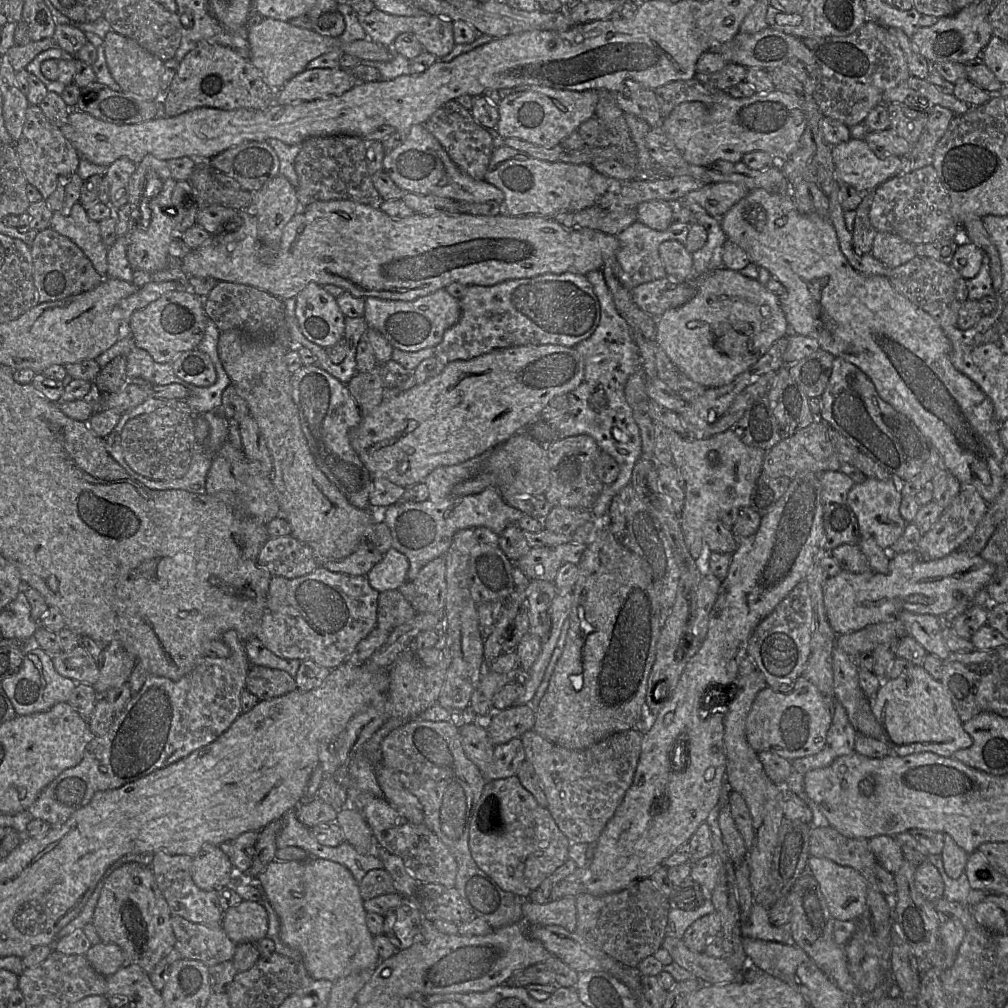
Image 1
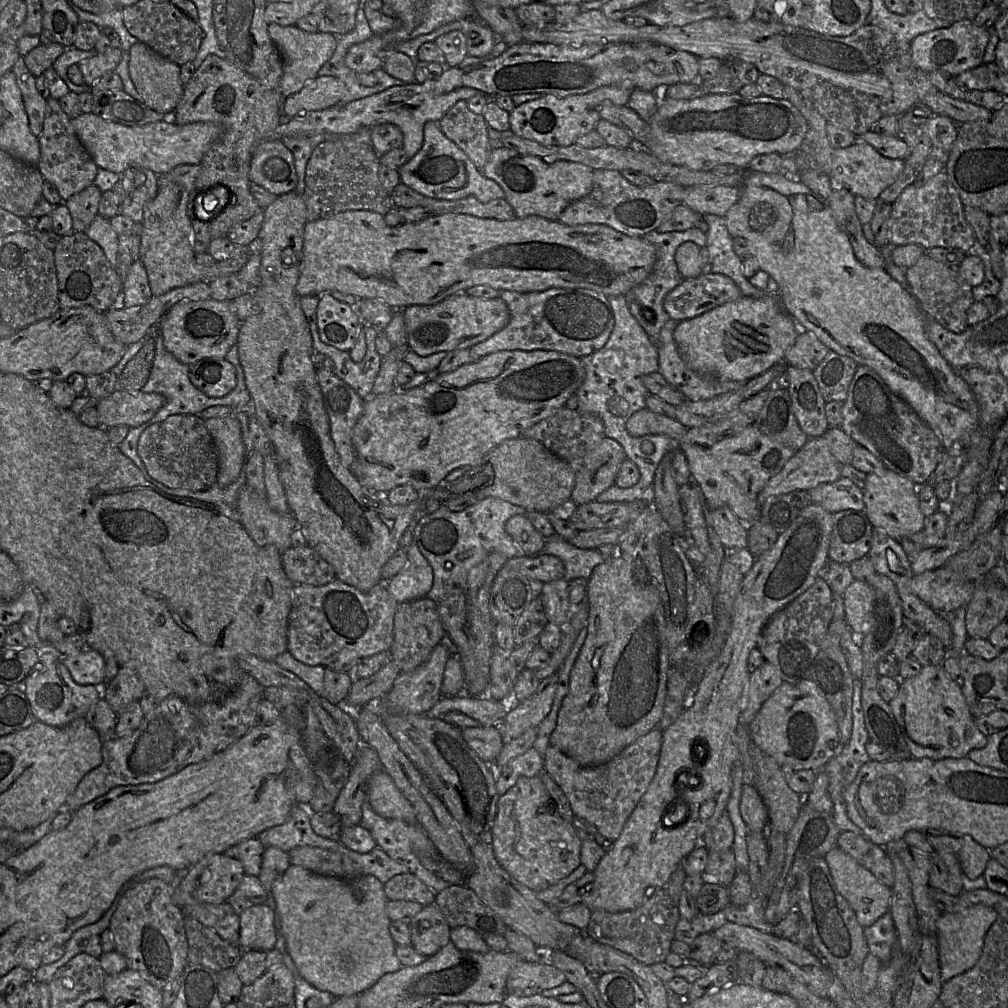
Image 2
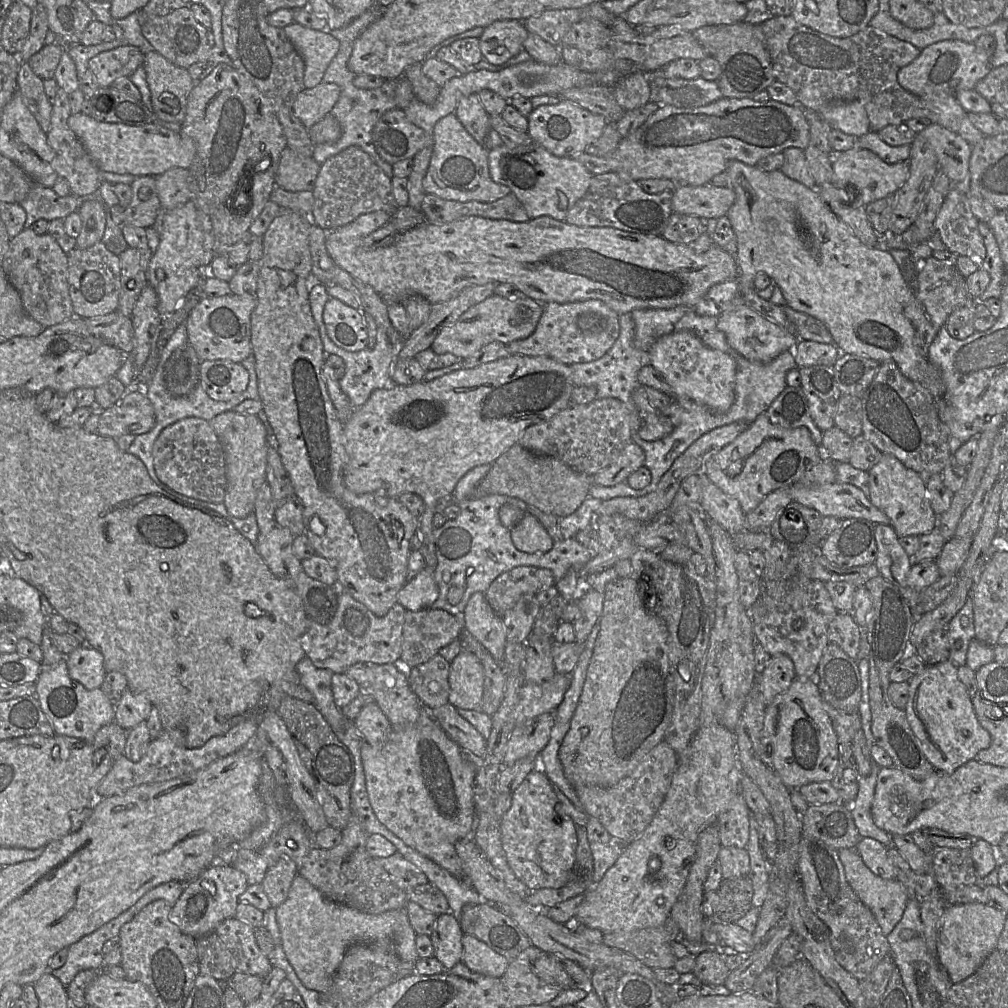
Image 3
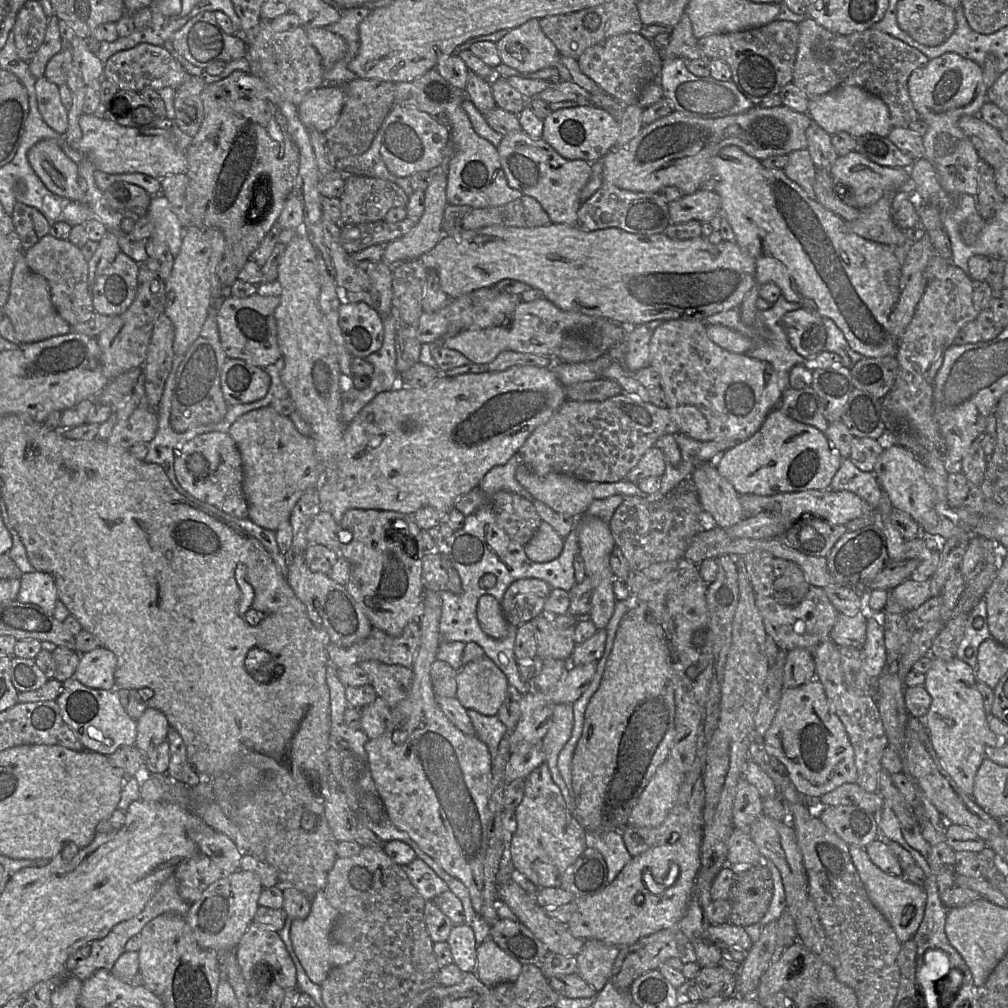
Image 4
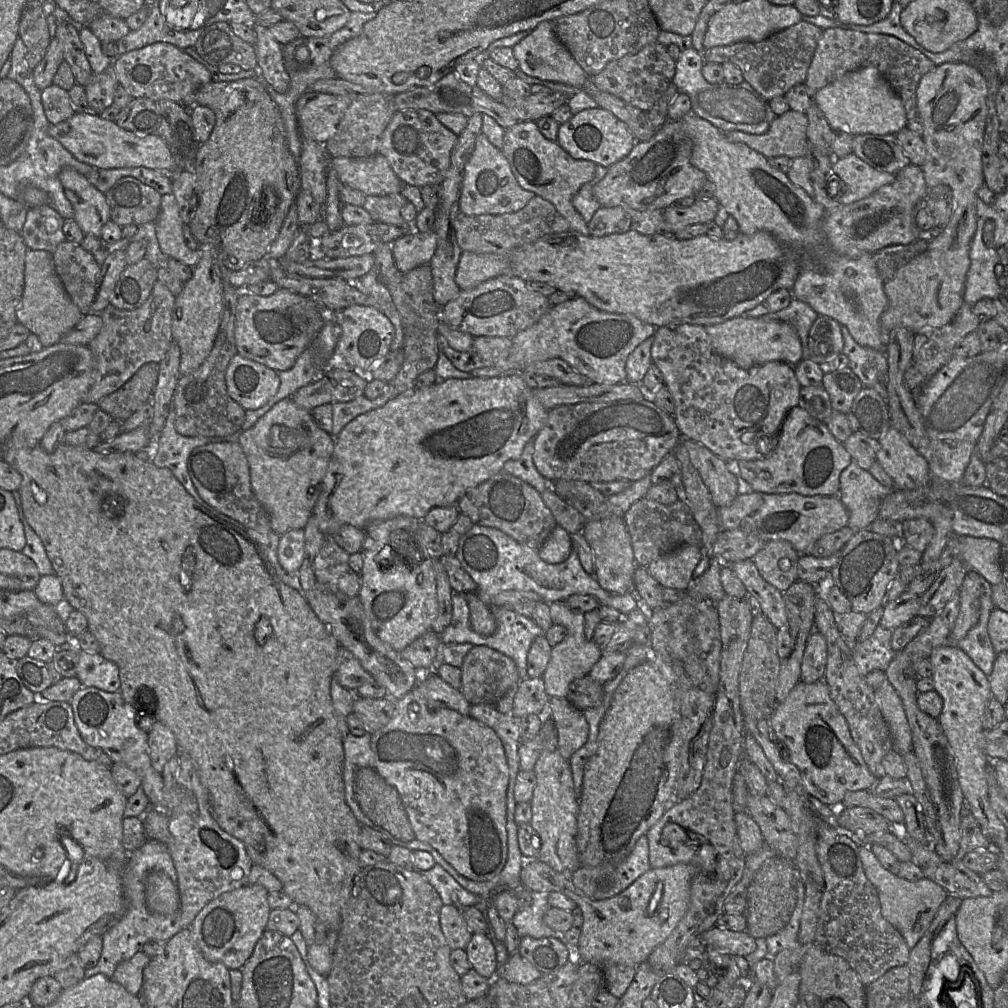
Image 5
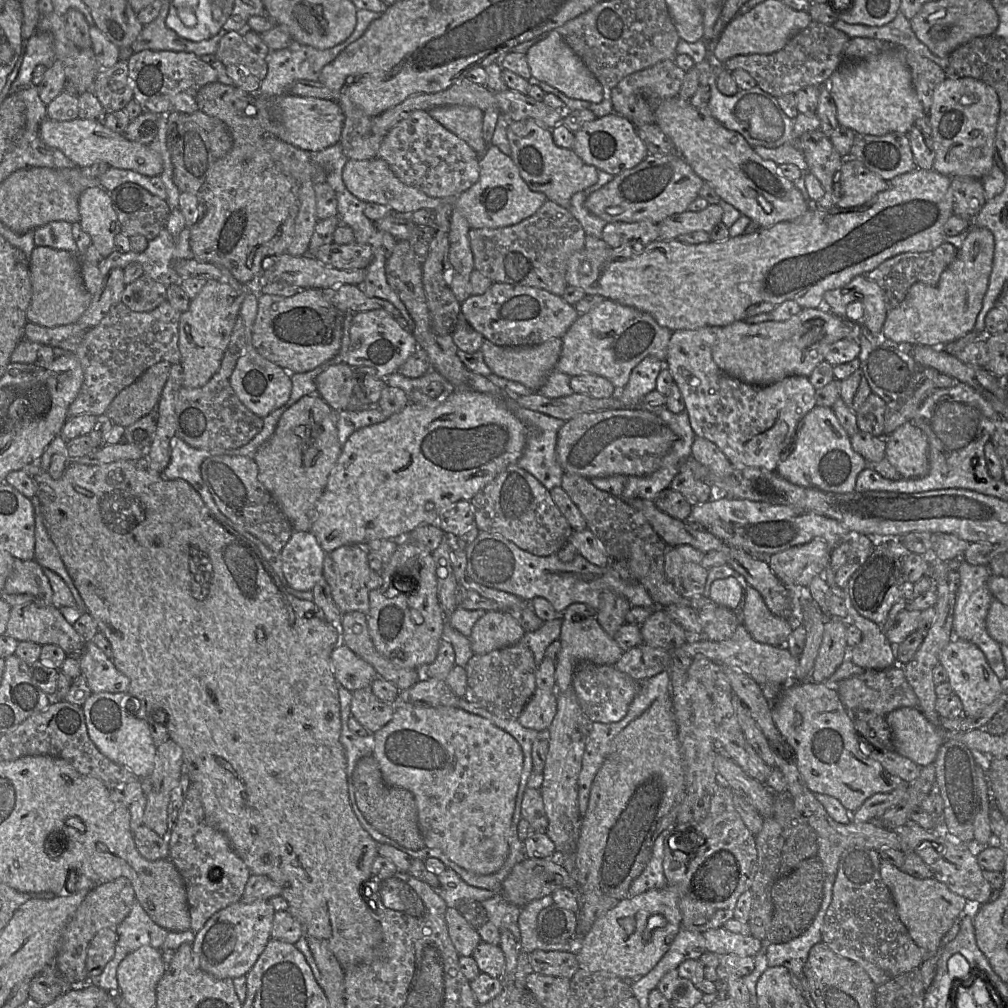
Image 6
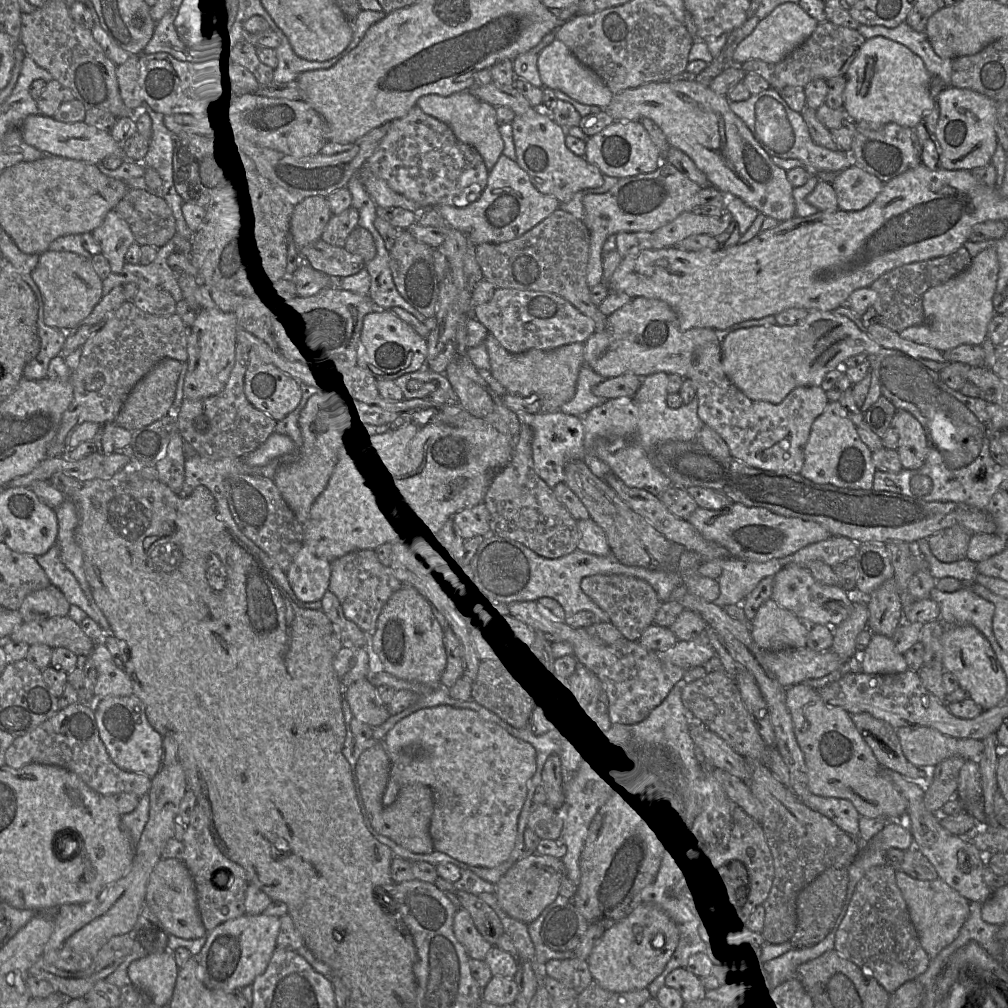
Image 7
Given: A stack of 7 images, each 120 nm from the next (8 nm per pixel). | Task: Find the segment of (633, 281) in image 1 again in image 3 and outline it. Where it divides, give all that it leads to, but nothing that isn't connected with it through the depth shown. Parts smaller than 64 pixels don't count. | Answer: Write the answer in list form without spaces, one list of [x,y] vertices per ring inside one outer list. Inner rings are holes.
[[[677,306],[670,309],[636,309],[631,312],[635,323],[634,345],[648,351],[661,336],[671,333],[675,323],[691,308]]]

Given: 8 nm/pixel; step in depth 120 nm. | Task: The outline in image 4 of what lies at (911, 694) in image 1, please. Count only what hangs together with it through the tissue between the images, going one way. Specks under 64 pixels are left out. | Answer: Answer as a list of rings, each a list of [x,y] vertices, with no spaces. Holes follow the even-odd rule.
[[[956,657],[931,658],[930,668],[924,675],[923,687],[931,696],[932,702],[921,720],[928,733],[930,744],[939,765],[950,779],[966,795],[972,796],[976,773],[986,759],[986,749],[1002,745],[1002,741],[989,729],[982,697],[976,687],[975,672]]]

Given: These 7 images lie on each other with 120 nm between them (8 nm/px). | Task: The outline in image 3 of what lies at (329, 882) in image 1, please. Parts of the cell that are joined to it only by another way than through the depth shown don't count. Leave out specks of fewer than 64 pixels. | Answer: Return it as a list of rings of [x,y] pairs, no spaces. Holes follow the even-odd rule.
[[[298,874],[286,900],[276,908],[285,954],[302,983],[319,993],[326,992],[343,957],[355,943],[391,940],[403,962],[415,963],[419,958],[415,948],[416,932],[411,927],[405,909],[368,914],[326,898],[308,879]]]

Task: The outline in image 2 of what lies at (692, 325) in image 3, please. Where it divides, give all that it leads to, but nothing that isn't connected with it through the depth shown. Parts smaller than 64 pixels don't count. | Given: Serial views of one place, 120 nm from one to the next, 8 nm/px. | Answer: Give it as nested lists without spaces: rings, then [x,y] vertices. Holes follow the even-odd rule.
[[[669,319],[662,327],[661,345],[658,347],[658,372],[675,388],[684,383],[686,371],[686,365],[673,339],[673,331],[677,323],[677,321]]]

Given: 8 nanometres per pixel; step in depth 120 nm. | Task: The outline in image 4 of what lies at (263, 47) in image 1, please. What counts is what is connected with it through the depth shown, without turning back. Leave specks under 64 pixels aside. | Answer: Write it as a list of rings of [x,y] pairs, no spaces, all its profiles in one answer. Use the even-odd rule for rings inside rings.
[[[305,28],[305,32],[309,42],[321,56],[324,74],[345,53],[345,42],[342,37],[324,28]]]

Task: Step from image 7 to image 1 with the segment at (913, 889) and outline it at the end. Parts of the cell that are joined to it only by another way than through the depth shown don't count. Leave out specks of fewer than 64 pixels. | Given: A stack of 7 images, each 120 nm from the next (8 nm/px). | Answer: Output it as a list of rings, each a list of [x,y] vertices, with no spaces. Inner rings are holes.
[[[811,856],[808,867],[835,919],[855,921],[867,914],[867,882],[861,873],[821,857]]]

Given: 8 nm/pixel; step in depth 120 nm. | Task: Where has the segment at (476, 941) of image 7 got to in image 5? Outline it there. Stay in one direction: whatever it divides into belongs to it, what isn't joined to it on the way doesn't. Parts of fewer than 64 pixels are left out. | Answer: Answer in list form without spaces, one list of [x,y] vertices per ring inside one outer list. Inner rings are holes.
[[[443,905],[440,909],[440,927],[451,950],[464,950],[472,934],[461,911],[453,905]]]

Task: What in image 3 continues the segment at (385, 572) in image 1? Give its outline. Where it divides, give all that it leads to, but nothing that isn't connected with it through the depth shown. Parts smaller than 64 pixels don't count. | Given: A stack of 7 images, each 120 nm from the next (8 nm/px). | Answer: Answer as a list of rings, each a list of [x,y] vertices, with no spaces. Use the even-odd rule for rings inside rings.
[[[426,566],[399,590],[397,601],[405,610],[419,611],[431,608],[438,593],[433,569]]]

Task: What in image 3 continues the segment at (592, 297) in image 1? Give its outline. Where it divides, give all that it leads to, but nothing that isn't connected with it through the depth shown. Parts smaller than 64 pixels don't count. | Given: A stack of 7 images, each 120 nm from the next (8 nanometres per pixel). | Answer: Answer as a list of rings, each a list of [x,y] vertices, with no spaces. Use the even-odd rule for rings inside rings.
[[[585,300],[581,302],[556,303],[548,302],[543,306],[543,313],[535,331],[527,338],[513,341],[506,345],[512,354],[524,356],[546,356],[566,365],[588,363],[604,356],[613,346],[619,336],[619,315],[600,300]]]

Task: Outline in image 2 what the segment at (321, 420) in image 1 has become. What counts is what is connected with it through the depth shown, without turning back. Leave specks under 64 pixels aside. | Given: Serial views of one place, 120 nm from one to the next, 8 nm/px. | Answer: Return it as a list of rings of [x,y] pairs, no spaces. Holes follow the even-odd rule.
[[[325,367],[316,369],[316,377],[329,417],[330,435],[335,449],[342,464],[351,469],[355,459],[351,433],[362,413],[364,399]]]

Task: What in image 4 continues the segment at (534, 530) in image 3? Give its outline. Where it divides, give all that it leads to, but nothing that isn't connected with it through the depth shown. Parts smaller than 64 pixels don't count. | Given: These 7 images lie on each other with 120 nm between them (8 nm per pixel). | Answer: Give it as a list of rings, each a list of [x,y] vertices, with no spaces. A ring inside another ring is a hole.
[[[542,522],[530,541],[524,545],[529,559],[538,563],[545,563],[556,559],[562,552],[564,538],[546,522]]]

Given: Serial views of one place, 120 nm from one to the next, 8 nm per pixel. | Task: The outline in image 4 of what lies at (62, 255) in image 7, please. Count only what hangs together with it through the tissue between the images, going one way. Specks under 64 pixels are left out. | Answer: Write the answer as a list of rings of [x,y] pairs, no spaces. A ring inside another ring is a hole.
[[[24,251],[18,255],[13,269],[10,294],[4,306],[4,315],[10,319],[16,337],[21,343],[39,342],[72,331],[72,326],[59,315],[52,303],[46,279],[28,267]]]

